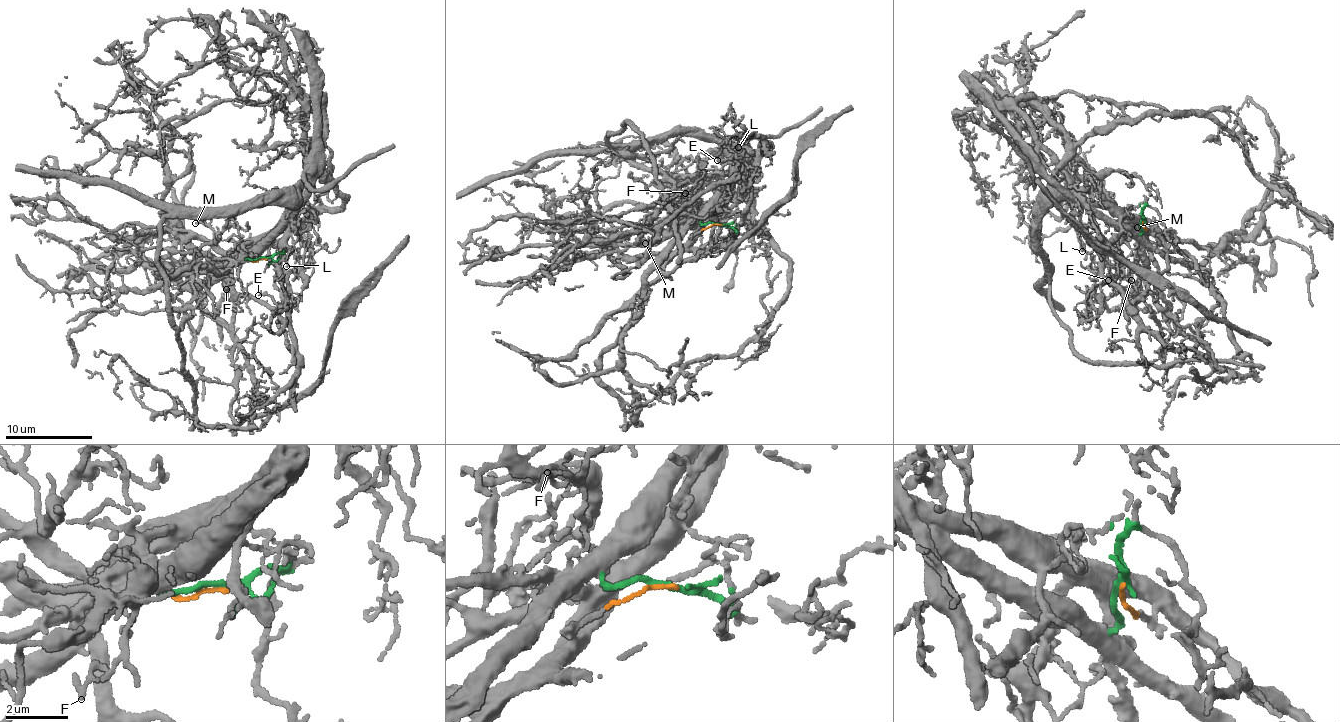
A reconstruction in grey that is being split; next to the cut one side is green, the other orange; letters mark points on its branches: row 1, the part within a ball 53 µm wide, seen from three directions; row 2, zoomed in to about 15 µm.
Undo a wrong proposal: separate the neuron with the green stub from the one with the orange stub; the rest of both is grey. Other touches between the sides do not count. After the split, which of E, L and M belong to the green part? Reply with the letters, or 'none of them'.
L, M

